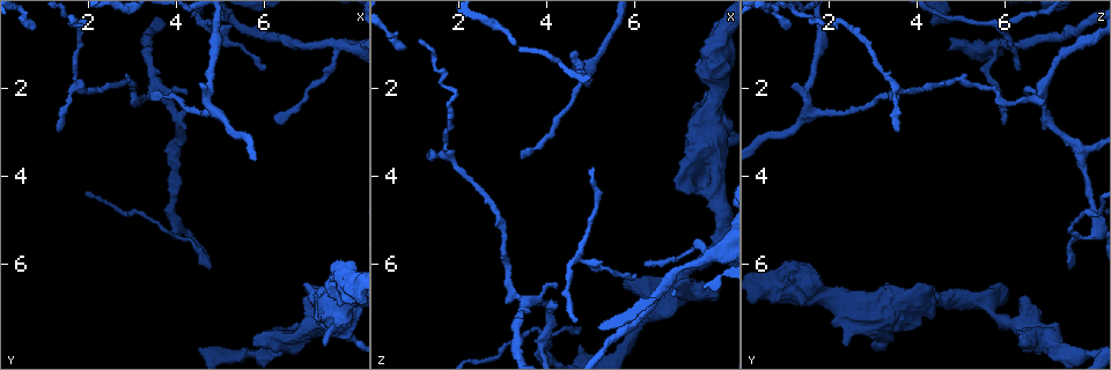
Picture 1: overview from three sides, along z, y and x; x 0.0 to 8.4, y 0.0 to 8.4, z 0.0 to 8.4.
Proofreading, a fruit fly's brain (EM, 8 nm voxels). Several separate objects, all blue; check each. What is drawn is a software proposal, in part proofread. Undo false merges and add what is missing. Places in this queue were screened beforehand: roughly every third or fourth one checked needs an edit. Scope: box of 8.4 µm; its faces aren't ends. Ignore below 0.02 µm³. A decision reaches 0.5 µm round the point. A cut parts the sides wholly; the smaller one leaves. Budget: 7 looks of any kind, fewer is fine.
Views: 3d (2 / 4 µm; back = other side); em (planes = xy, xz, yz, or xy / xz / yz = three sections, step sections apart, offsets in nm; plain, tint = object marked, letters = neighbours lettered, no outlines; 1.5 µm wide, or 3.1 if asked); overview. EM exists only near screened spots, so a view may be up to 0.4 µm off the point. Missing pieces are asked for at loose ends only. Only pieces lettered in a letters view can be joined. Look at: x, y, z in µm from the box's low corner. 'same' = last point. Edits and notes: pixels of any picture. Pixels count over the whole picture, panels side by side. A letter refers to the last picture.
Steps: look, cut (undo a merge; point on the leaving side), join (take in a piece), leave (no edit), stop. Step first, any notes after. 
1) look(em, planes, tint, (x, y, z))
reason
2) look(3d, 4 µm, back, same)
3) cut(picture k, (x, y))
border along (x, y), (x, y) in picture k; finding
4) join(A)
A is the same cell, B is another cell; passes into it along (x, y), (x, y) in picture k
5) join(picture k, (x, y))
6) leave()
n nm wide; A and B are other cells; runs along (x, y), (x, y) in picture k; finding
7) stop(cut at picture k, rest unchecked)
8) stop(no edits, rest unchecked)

look(3d, 4 µm, (7.35, 7.80, 2.35))
stops while still wide

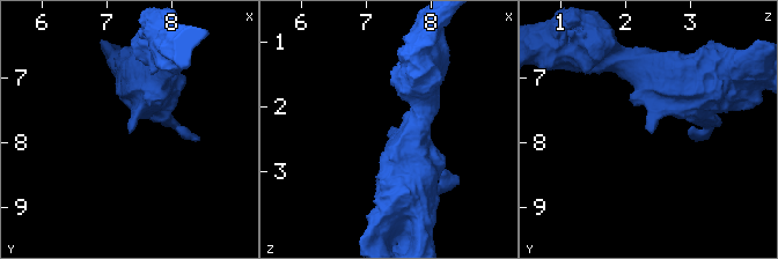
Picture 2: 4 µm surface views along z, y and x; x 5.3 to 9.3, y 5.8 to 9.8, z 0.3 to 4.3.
look(em, planes, tint, (7.35, 7.85, 2.40))

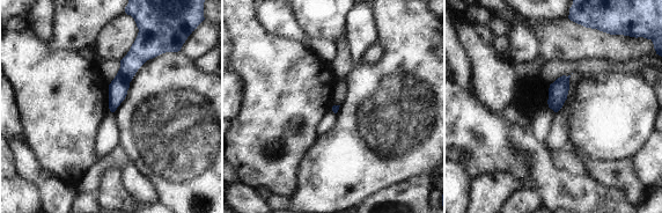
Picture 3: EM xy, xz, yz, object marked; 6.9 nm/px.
look(em, planes, letters, same)
what lies round it

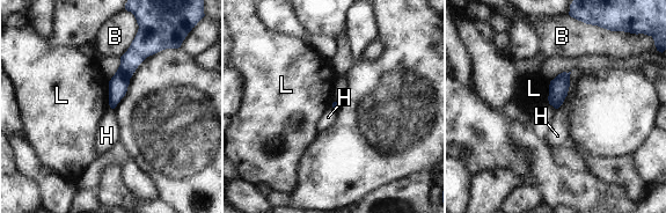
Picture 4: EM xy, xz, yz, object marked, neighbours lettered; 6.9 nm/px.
leave()
B, H and L are other cells; no lettered piece goes on from it

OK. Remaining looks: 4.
look(em, xz, step 8, tint, (6.15, 2.70, 6.00))
thin end

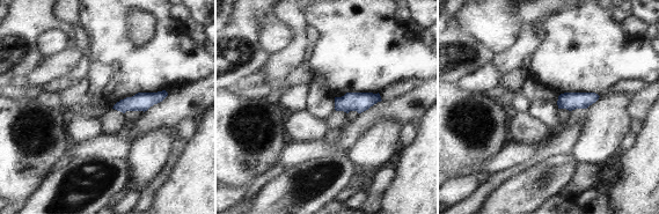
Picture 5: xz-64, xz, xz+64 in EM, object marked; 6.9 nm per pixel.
look(em, planes, letters, same)

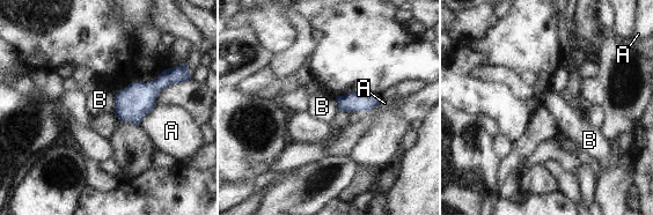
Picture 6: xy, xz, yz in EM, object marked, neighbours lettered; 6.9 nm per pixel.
leave()
A and B are other cells; border along (114, 96), (115, 110) in picture 6; no lettered piece goes on from it

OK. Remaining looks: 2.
look(3d, 2 µm, (7.70, 1.05, 5.75))
three-way junction

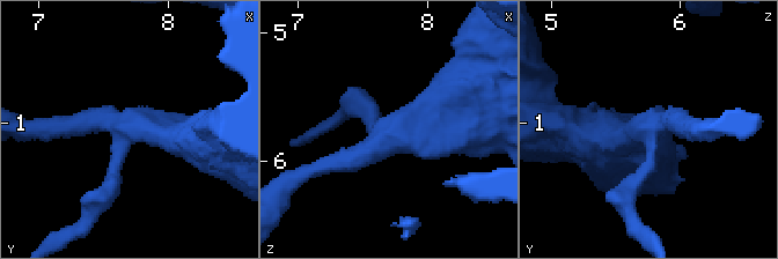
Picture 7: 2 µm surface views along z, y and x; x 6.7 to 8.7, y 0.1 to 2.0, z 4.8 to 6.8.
look(em, planes, letters, (7.72, 1.02, 5.78))
3 arms

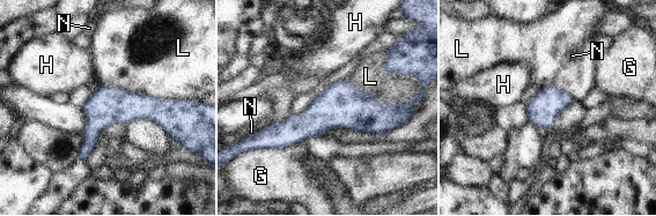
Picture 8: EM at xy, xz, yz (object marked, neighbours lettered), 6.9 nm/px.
leave()
220 nm wide; G, H, L and N are other cells; all the same neuron

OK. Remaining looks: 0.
stop(no edits, rest unchecked)

